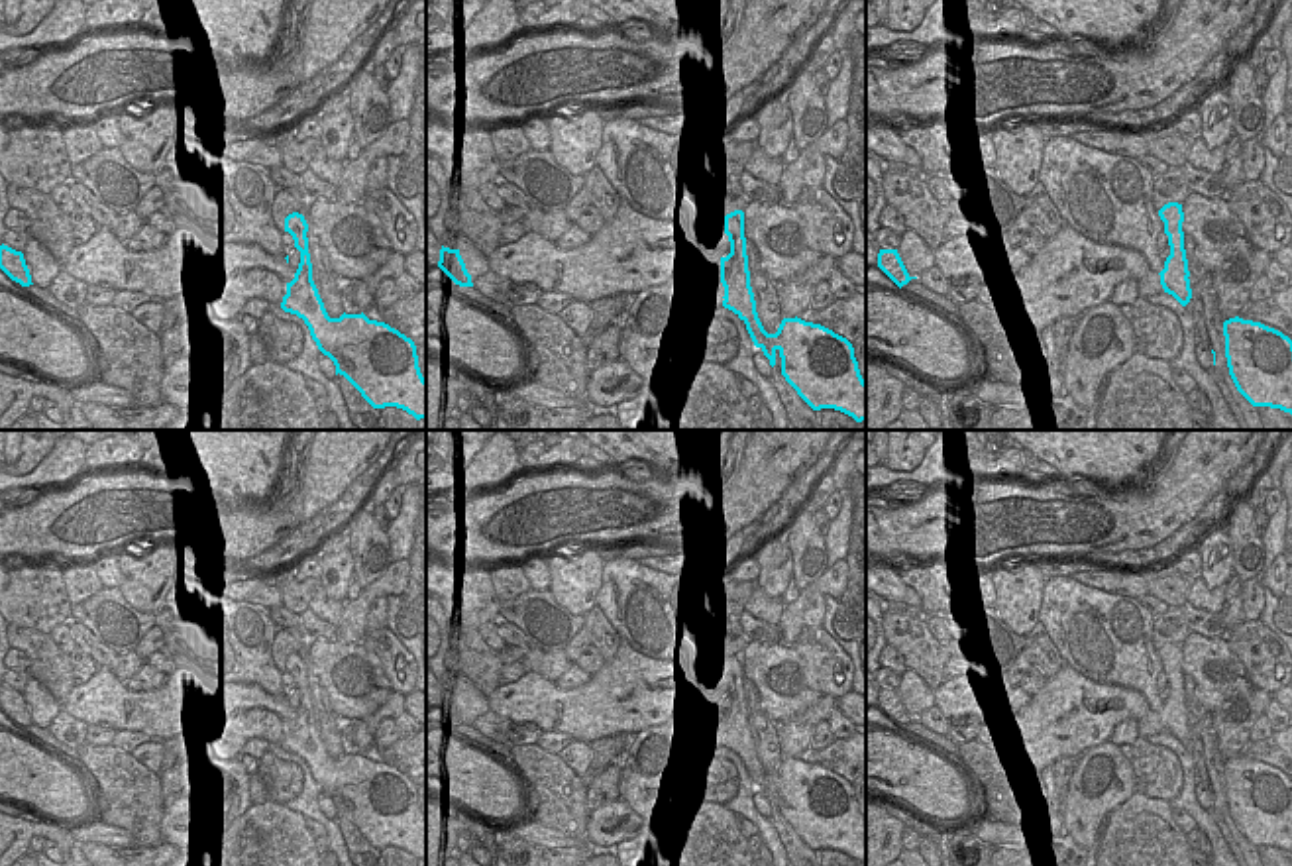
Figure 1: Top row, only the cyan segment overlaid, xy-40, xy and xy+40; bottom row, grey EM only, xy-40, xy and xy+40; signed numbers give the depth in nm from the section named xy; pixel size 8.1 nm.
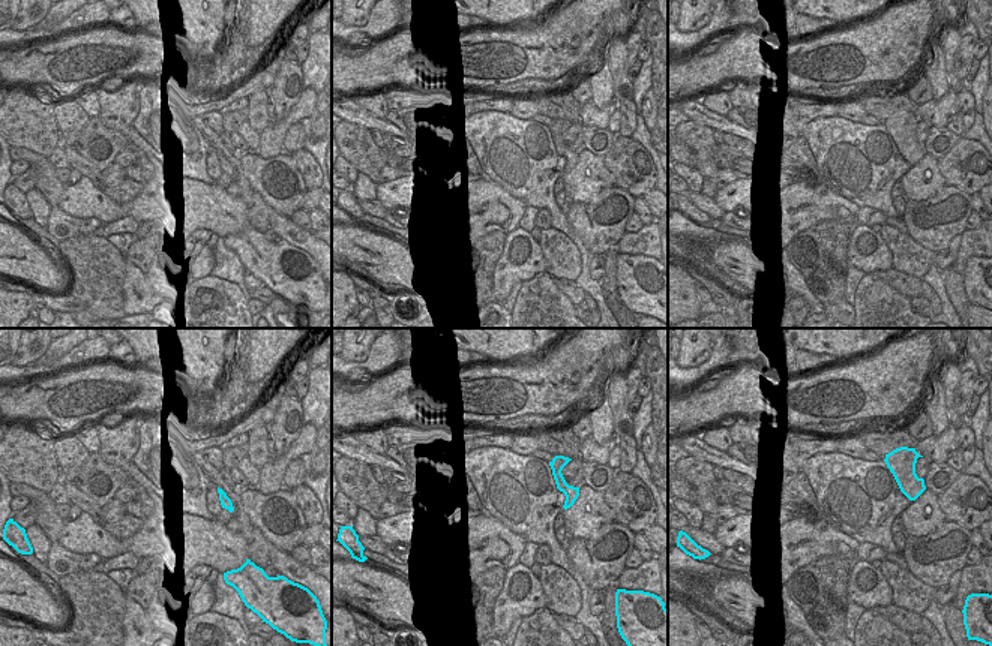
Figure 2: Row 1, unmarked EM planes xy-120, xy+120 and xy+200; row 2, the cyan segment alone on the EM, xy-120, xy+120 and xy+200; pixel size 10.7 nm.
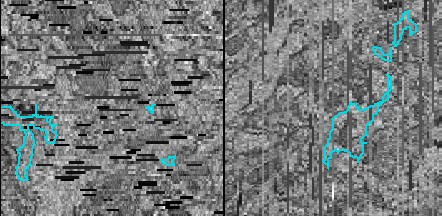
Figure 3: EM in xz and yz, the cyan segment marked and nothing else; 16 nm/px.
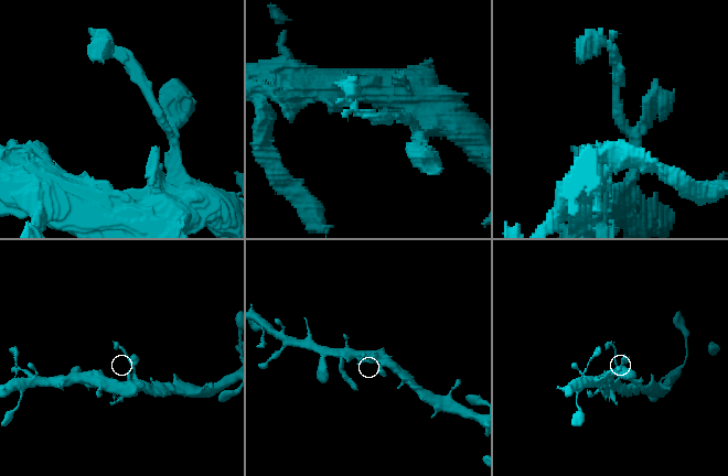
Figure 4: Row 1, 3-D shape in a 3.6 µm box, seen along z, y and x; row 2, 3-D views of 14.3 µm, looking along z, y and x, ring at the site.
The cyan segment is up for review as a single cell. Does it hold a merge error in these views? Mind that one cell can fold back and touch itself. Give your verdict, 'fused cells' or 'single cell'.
fused cells

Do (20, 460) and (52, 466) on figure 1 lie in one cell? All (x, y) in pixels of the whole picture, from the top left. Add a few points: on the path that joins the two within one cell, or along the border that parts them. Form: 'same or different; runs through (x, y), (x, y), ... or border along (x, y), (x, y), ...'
different; border along (52, 450), (30, 472), (20, 476)

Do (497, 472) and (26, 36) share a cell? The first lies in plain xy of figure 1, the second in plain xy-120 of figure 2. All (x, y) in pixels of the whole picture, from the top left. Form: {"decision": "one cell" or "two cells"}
{"decision": "one cell"}

